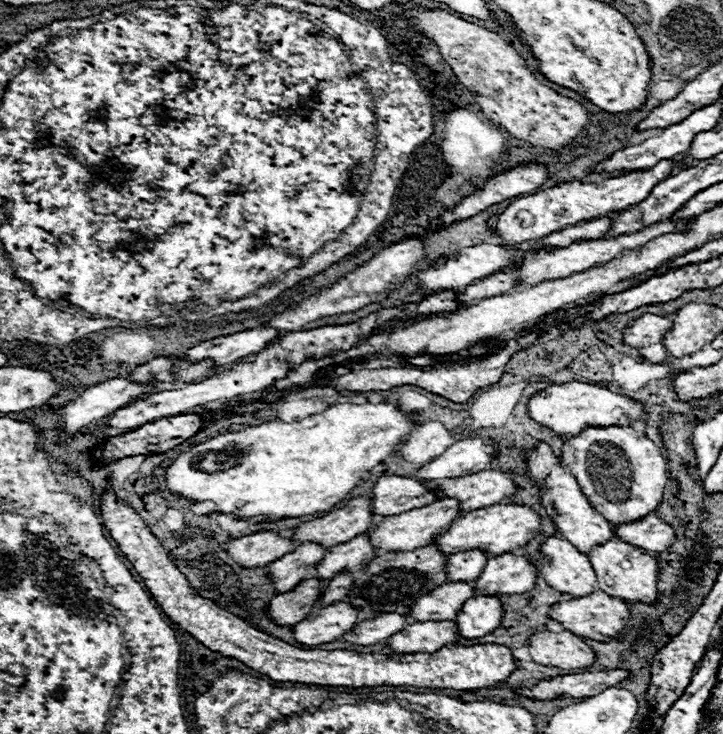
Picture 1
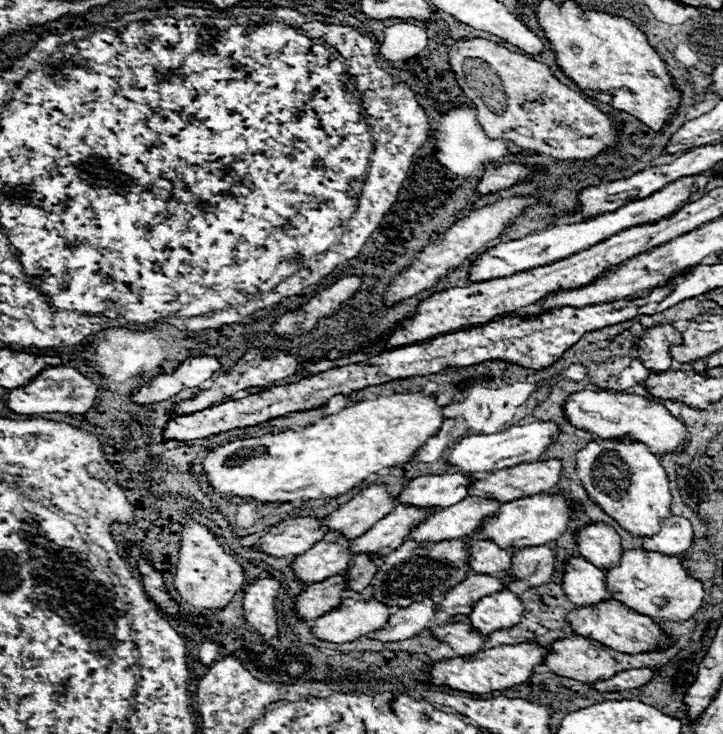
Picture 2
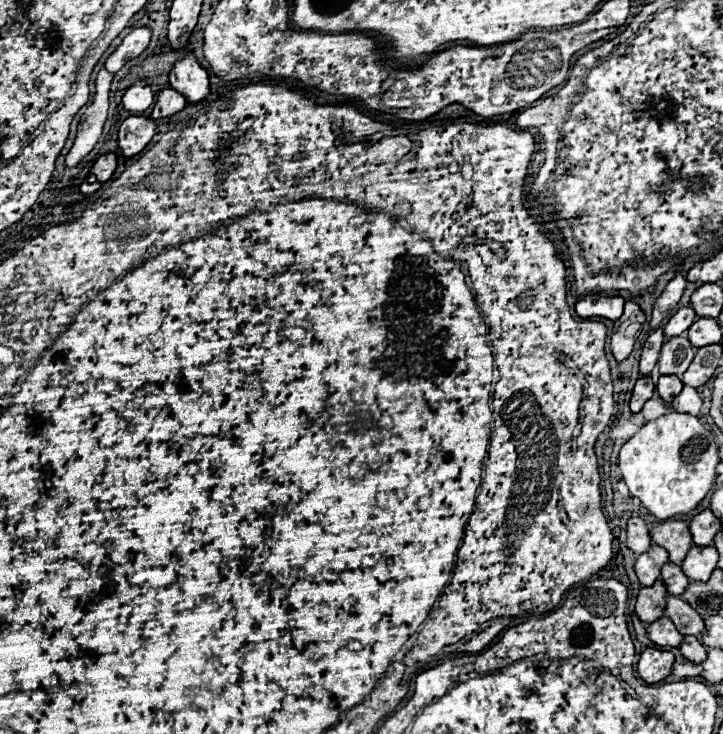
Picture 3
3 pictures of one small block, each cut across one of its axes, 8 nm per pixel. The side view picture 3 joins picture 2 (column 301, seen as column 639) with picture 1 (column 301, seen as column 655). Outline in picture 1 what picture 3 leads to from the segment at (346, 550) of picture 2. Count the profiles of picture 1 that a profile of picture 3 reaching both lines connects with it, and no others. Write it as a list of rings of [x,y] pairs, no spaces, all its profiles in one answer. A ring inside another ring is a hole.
[[[306,542],[294,552],[284,554],[278,562],[268,564],[266,570],[272,574],[276,588],[280,592],[288,592],[294,590],[302,580],[308,580],[308,576],[314,572],[314,566],[326,556],[326,552],[328,548],[316,542]]]

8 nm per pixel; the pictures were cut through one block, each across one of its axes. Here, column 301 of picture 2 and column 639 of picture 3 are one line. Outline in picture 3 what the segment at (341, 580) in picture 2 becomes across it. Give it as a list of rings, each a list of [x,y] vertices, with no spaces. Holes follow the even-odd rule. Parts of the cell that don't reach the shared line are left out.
[[[658,580],[650,588],[642,588],[636,600],[636,614],[642,622],[656,622],[664,616],[666,610],[666,598],[668,592],[664,590],[664,584]]]

